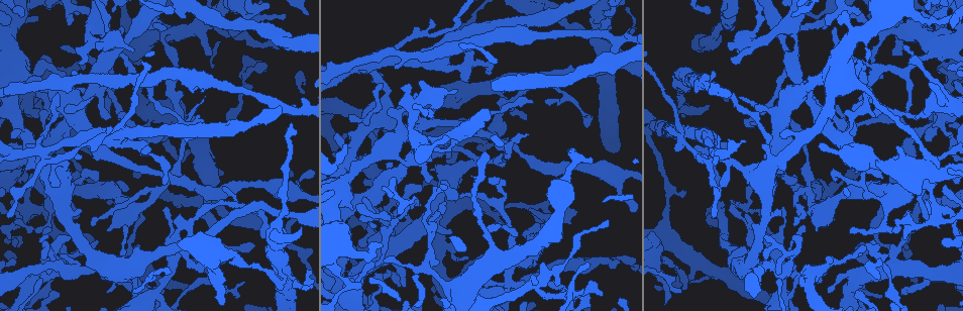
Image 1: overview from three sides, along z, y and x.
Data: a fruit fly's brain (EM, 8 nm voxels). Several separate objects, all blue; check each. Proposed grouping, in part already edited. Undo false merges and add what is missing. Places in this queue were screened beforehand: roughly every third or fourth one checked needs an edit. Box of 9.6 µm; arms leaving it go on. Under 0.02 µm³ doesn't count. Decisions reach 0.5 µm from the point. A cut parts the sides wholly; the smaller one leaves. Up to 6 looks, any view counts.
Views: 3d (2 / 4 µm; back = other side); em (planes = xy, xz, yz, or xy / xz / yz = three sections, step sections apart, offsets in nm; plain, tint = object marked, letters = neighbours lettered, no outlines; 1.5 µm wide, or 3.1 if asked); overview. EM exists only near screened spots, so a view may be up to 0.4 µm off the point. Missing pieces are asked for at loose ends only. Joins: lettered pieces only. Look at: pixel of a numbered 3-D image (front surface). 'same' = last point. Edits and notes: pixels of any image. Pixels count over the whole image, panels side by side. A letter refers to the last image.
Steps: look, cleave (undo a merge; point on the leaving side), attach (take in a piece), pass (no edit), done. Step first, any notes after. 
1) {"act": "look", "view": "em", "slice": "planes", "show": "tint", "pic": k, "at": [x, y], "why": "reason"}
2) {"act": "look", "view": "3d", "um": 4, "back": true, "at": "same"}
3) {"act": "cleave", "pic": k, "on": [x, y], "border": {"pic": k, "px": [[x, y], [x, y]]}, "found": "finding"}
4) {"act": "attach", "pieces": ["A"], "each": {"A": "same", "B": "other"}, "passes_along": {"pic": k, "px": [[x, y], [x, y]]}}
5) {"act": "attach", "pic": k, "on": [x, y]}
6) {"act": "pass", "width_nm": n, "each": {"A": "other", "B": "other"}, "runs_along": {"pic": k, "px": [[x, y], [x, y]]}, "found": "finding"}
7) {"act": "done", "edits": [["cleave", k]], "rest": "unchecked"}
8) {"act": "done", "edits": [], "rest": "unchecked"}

{"act": "look", "view": "3d", "um": 4, "pic": 1, "at": [894, 53], "why": "free end"}

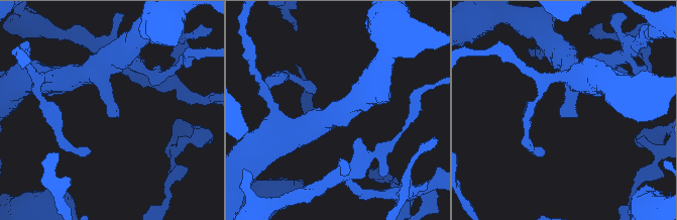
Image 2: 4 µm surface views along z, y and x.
{"act": "look", "view": "em", "slice": "planes", "show": "letters", "pic": 2, "at": [559, 114]}

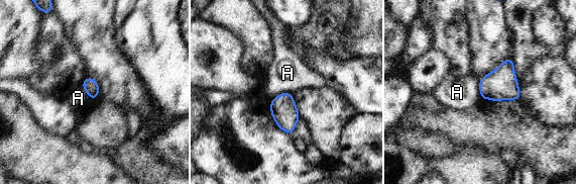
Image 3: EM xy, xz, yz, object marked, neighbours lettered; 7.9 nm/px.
{"act": "pass", "each": {"A": "other"}, "found": "none of them fits"}

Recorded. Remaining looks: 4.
{"act": "look", "view": "3d", "um": 2, "pic": 1, "at": [421, 204]}

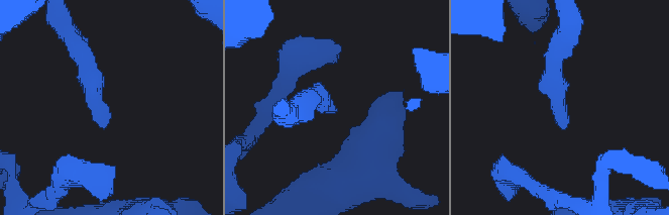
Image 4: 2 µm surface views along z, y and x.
{"act": "look", "view": "em", "slice": "planes", "show": "letters", "pic": 4, "at": [565, 127], "why": "now the EM"}

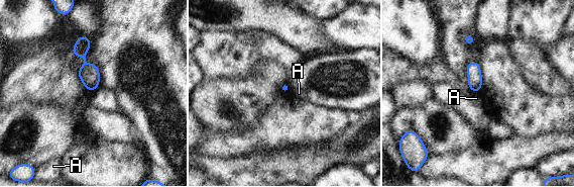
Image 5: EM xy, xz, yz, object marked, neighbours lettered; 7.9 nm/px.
{"act": "pass", "each": {"A": "other"}, "border": {"pic": 5, "px": [[98, 86], [91, 92]]}, "found": "none of them fits"}

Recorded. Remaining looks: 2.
{"act": "look", "view": "3d", "um": 2, "pic": 1, "at": [927, 216], "why": "an open end"}

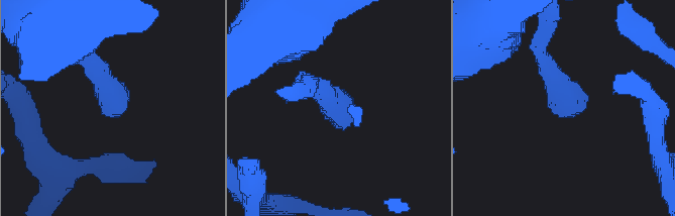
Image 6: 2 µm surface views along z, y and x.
{"act": "look", "view": "em", "slice": "planes", "show": "letters", "pic": 6, "at": [345, 117], "why": "shape alone is not enough"}

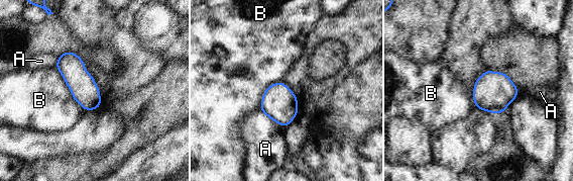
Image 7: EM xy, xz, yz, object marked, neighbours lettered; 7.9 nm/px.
{"act": "pass", "each": {"A": "other", "B": "other"}, "border": {"pic": 7, "px": [[259, 109], [283, 127]]}, "found": "no lettered piece goes on from it"}

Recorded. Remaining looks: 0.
{"act": "done", "edits": [], "rest": "unchecked"}

